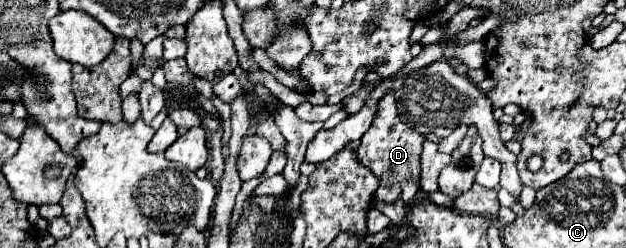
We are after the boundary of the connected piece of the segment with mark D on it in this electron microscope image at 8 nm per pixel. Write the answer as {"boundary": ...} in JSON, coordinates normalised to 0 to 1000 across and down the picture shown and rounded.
{"boundary":[[[617,379],[607,403],[607,444],[591,508],[591,524],[578,548],[572,589],[572,637],[591,685],[601,685],[607,718],[607,766],[601,766],[601,806],[633,815],[642,806],[655,823],[665,782],[671,774],[671,605],[674,605],[677,548],[665,524],[655,524],[645,492],[639,492],[633,460],[629,379]]]}

